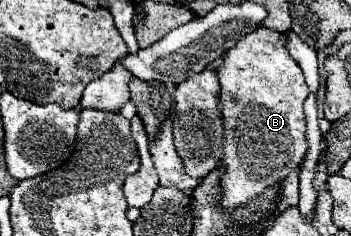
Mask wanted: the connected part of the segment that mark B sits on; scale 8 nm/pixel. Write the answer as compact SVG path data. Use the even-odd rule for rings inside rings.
M258 28L246 34L232 46L220 60L218 82L220 82L220 100L218 108L222 112L222 120L226 126L224 142L222 142L222 162L220 166L226 170L224 178L220 178L220 206L226 214L234 214L234 210L246 206L252 198L262 194L266 188L280 184L288 174L300 166L308 144L306 144L306 120L302 104L310 94L304 74L300 66L290 58L286 50L286 36L268 28Z

